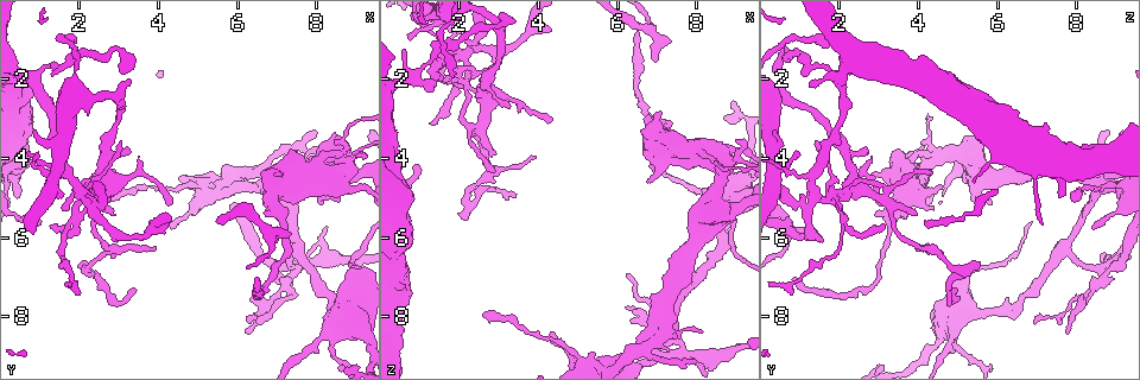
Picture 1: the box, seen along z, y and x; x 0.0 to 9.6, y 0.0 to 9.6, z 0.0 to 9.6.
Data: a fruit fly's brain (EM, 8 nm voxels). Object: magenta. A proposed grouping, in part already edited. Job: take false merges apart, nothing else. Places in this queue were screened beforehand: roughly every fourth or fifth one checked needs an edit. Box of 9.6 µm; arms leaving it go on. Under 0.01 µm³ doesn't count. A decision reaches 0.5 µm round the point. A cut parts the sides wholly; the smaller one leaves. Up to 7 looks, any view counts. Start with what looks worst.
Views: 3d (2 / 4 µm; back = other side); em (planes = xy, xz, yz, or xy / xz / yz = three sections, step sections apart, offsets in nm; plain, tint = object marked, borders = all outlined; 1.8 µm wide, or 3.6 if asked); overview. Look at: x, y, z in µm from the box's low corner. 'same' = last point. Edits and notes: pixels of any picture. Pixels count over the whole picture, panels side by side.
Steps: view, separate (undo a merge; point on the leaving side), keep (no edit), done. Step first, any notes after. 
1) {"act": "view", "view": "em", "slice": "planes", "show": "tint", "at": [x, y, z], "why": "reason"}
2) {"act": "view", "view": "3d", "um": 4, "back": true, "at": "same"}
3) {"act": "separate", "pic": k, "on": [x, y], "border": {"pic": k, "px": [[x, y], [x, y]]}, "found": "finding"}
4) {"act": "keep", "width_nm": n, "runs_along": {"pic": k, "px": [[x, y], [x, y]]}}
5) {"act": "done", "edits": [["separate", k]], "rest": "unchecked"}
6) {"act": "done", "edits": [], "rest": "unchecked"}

{"act": "view", "view": "em", "slice": "planes", "show": "borders", "at": [6.80, 5.85, 0.75], "why": "thick turns thin"}

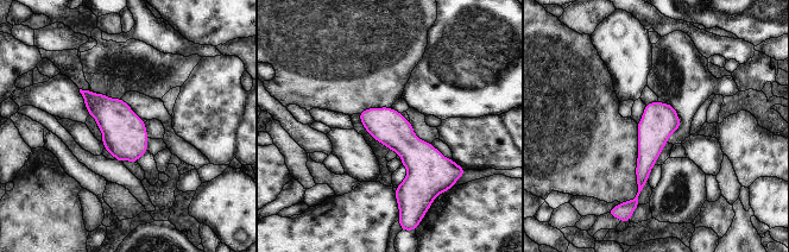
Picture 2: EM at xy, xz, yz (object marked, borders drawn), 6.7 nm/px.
{"act": "keep", "width_nm": 240, "found": "all the same neuron"}

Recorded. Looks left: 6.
{"act": "view", "view": "em", "slice": "planes", "show": "plain", "at": [7.45, 6.25, 7.65], "why": "three arms meet"}

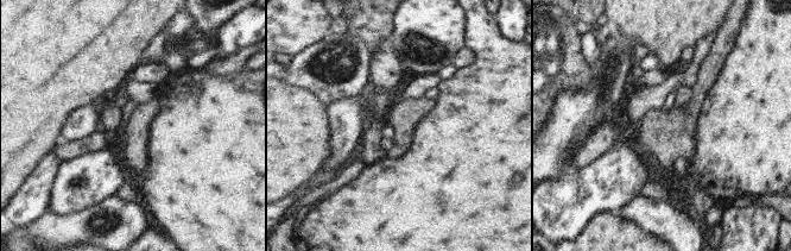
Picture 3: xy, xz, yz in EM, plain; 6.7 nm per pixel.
{"act": "view", "view": "em", "slice": "planes", "show": "tint", "at": "same", "why": "with the object marked"}

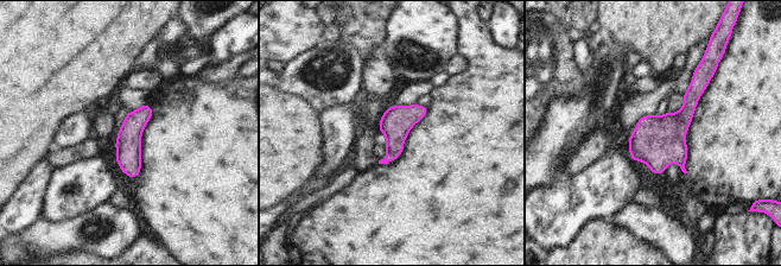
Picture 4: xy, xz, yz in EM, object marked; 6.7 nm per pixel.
{"act": "keep", "width_nm": 180, "runs_along": {"pic": 4, "px": [[146, 107], [132, 127], [135, 173]]}, "found": "all the same neuron"}

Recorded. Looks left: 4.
{"act": "view", "view": "3d", "um": 4, "at": [5.10, 4.65, 9.05]}

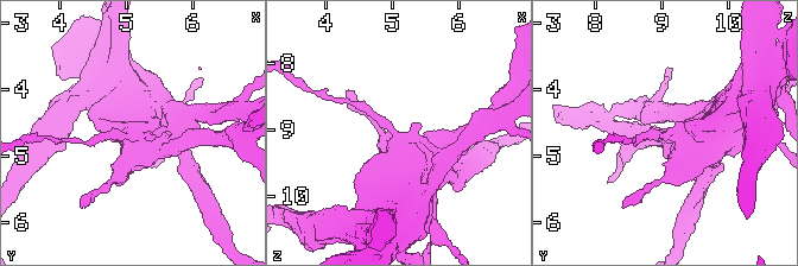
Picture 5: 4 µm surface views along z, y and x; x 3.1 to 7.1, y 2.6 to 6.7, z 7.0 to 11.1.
{"act": "view", "view": "em", "um": 3.6, "slice": "planes", "show": "tint", "at": [5.10, 4.65, 9.15]}

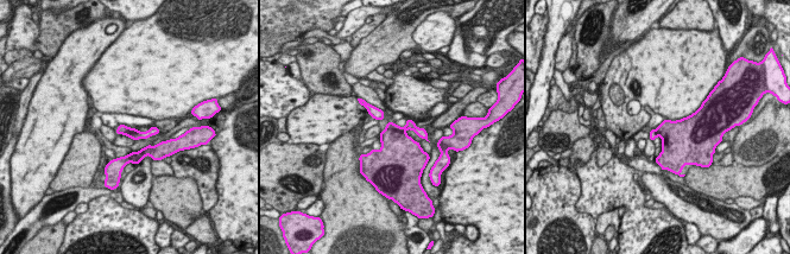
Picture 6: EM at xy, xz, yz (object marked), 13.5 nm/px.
{"act": "separate", "pic": 6, "on": [397, 147], "width_nm": 140, "found": "two neurons meet here"}

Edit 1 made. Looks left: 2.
{"act": "done", "edits": [["separate", 6]], "rest": "unchecked"}

